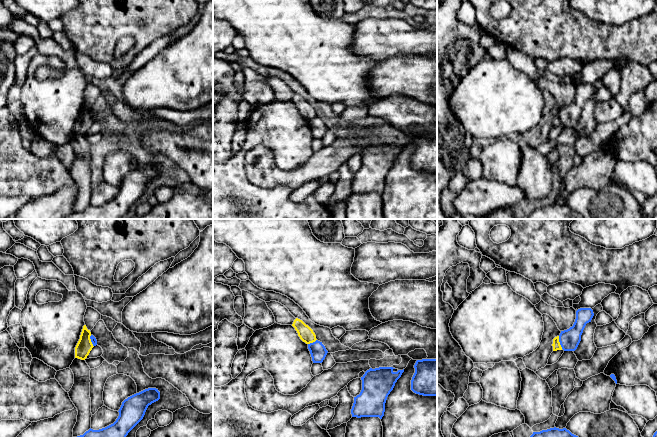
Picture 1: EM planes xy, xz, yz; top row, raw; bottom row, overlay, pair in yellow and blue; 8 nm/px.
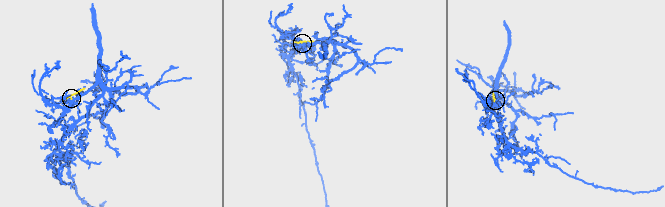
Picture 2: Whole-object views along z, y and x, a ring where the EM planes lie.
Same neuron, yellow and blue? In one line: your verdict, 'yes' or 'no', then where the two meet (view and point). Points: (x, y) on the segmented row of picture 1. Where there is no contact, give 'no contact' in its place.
no; contact yz (559, 342)

